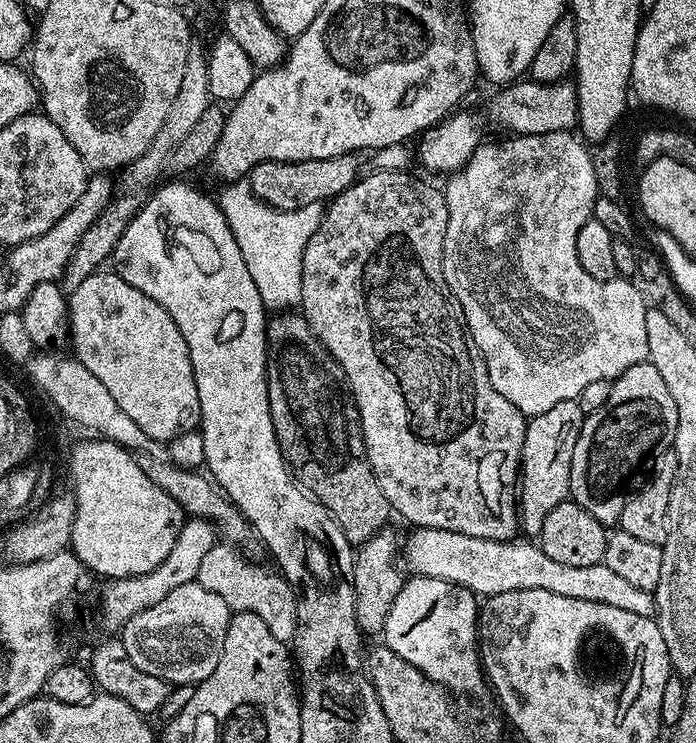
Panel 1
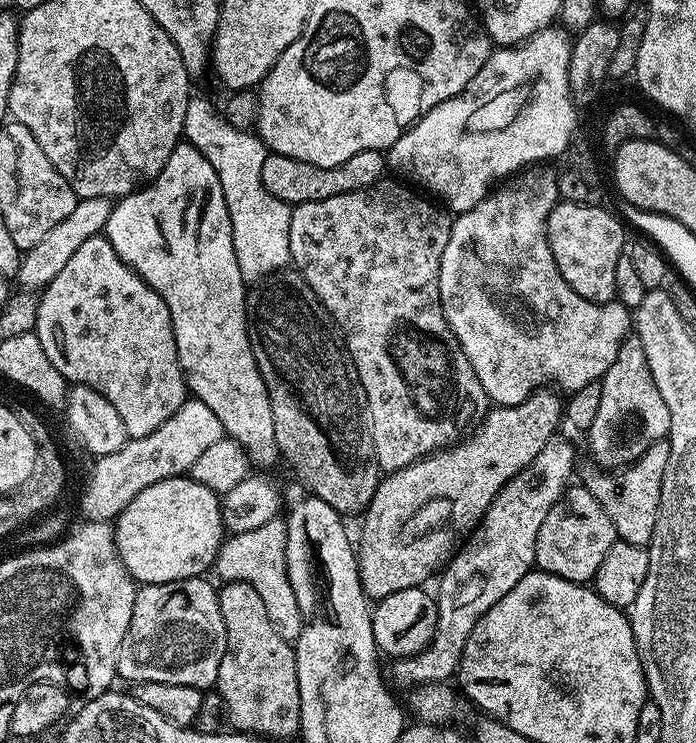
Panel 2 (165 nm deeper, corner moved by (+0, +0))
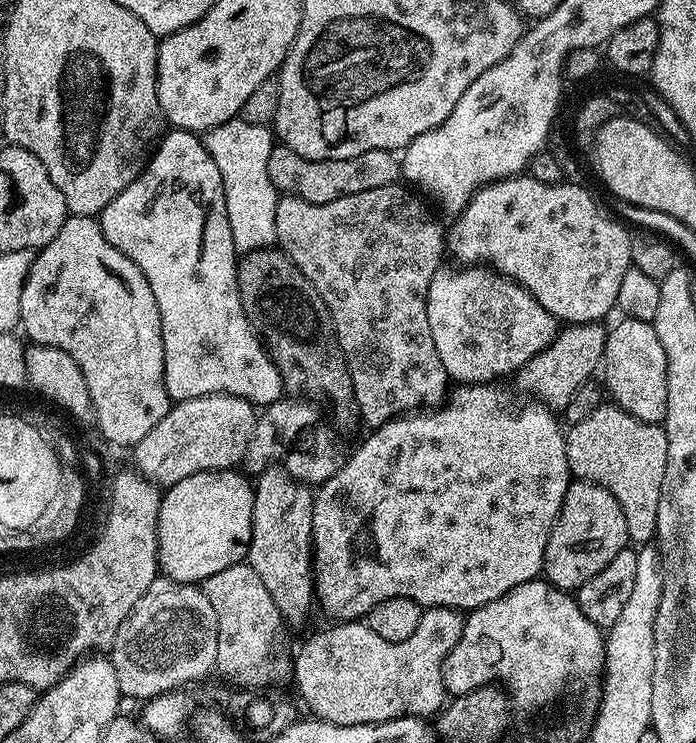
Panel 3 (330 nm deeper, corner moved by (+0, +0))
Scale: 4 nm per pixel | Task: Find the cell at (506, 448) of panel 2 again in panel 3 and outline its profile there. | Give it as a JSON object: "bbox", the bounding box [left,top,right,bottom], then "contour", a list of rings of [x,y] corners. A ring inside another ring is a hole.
{"bbox":[514,323,608,410],"contour":[[[603,323],[594,324],[568,324],[561,327],[556,337],[530,362],[517,368],[514,373],[517,393],[525,392],[525,397],[531,398],[535,403],[543,404],[549,410],[562,410],[566,402],[574,396],[580,384],[593,379],[597,375],[604,359],[604,347],[608,333]]]}

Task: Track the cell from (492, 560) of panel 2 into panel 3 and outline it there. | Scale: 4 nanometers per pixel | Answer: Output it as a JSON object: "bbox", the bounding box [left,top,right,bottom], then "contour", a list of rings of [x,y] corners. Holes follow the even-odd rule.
{"bbox":[294,608,464,726],"contour":[[[424,608],[418,618],[418,627],[414,634],[410,634],[410,638],[405,638],[403,642],[386,642],[386,638],[374,634],[374,630],[370,630],[370,626],[360,620],[336,622],[328,627],[332,628],[324,628],[321,632],[314,633],[297,650],[296,664],[294,660],[296,688],[315,719],[342,726],[381,724],[403,716],[432,718],[445,707],[446,693],[442,666],[450,650],[454,650],[464,629],[464,616],[457,609]]]}

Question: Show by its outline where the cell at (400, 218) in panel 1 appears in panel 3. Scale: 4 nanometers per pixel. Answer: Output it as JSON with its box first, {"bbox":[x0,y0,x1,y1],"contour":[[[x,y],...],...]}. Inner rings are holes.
{"bbox":[274,183,450,429],"contour":[[[399,183],[378,186],[378,190],[362,190],[362,194],[350,194],[325,204],[281,195],[274,214],[280,251],[302,270],[310,286],[326,302],[348,363],[361,421],[368,423],[369,429],[380,428],[397,416],[431,410],[443,404],[450,391],[450,377],[446,366],[442,366],[442,358],[438,358],[438,350],[434,350],[430,318],[426,314],[430,282],[441,271],[440,258],[446,254],[446,228],[432,217],[431,210],[415,191],[400,187]]]}

